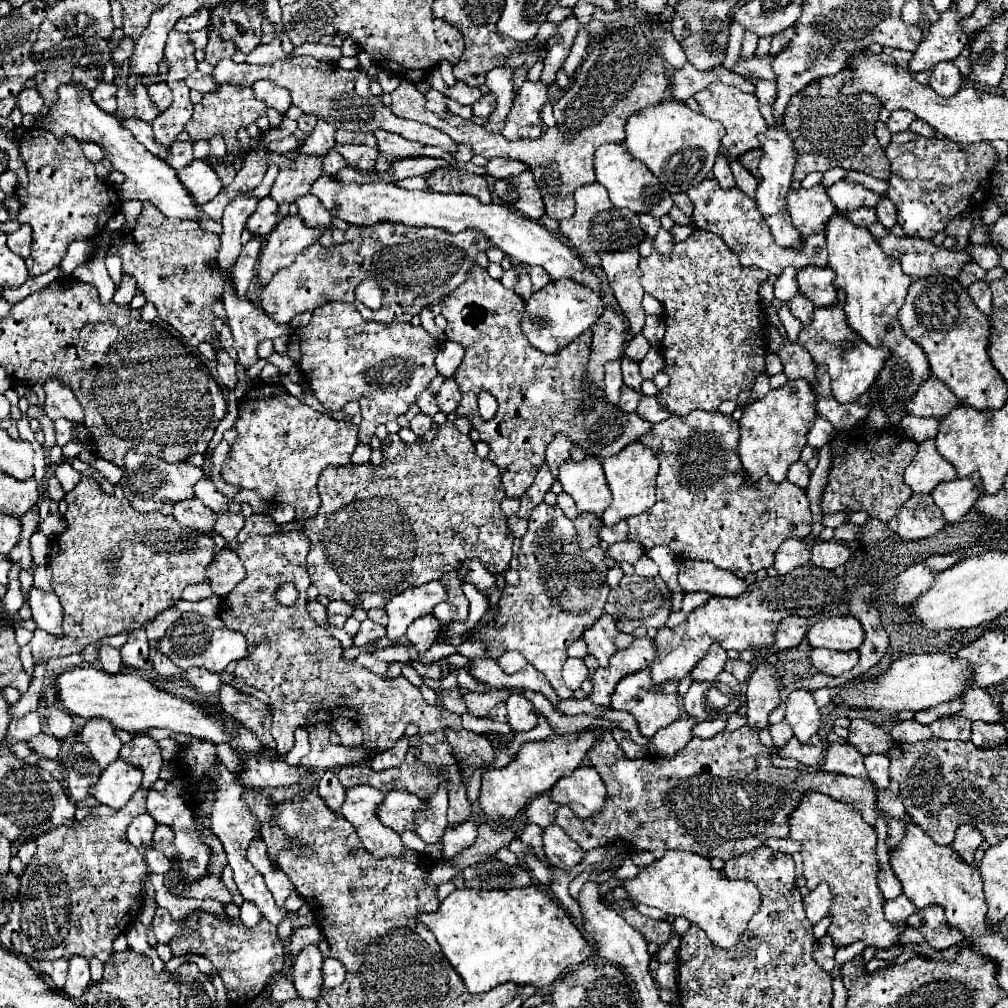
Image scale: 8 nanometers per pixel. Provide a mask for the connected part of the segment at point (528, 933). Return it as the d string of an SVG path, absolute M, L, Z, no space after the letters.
M536 887L526 889L456 889L450 893L434 913L418 915L418 921L424 923L436 937L442 947L444 957L462 977L466 989L472 993L484 993L502 983L534 985L544 987L556 981L566 969L584 963L592 955L592 947L584 941L578 927L570 921L566 911L546 893Z

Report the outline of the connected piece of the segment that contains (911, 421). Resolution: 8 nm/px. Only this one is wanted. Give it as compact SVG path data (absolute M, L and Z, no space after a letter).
M904 415L902 421L900 421L900 427L902 431L914 439L916 443L922 443L922 441L928 441L928 439L934 439L936 433L938 433L938 425L940 425L940 419L918 419L918 417L912 417L912 415Z

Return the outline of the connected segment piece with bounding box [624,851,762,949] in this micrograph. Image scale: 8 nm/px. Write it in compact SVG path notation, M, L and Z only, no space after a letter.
M666 851L662 861L640 869L640 875L624 885L634 903L658 907L664 913L686 917L690 923L706 931L708 939L722 947L732 949L740 935L746 931L748 921L760 909L760 891L752 881L728 879L722 871L710 867L710 859L688 851Z

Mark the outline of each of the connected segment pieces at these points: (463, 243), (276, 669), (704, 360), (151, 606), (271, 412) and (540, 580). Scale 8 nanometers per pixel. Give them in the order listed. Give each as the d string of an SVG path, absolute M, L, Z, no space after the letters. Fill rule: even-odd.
M382 223L378 227L348 227L344 243L322 247L314 243L306 247L290 267L284 267L262 289L260 305L276 323L290 323L304 311L314 311L326 301L354 303L354 289L360 281L376 277L384 287L384 303L378 311L360 309L366 321L376 323L408 323L420 309L440 303L450 291L466 281L476 253L488 251L490 243L482 243L474 231L446 235L446 231L410 231L410 227L394 227Z
M288 531L278 535L252 535L244 543L238 545L236 553L246 569L246 577L238 583L230 595L226 595L220 603L220 619L228 629L240 631L250 641L250 655L236 665L236 677L242 679L248 687L264 691L272 699L272 737L276 739L276 751L286 755L292 749L292 735L296 727L306 727L314 723L332 723L338 717L348 717L356 721L364 733L364 749L368 755L378 755L394 747L394 743L404 735L404 727L414 723L420 729L420 735L434 733L434 731L460 731L460 715L446 711L444 707L428 705L418 687L414 687L406 677L386 679L366 671L356 661L346 663L342 659L342 645L336 637L332 637L326 629L322 629L310 615L308 615L308 597L306 589L310 587L306 555L310 549L310 541L306 539L304 531ZM292 581L298 585L300 599L292 607L282 607L274 599L274 591L278 585Z
M696 229L686 241L676 243L668 255L652 253L640 259L640 269L644 291L664 305L666 335L662 355L670 385L658 393L658 403L672 415L688 415L694 409L718 411L722 401L736 399L738 393L750 391L756 377L766 369L766 343L762 337L762 321L766 315L758 301L758 287L766 281L768 273L756 267L742 267L738 257L718 235L702 229Z
M82 477L76 487L66 493L64 501L68 503L64 515L68 527L52 539L48 557L48 567L52 569L52 591L58 595L64 613L62 635L52 635L42 629L34 631L30 647L36 663L50 657L80 653L88 643L144 627L158 613L176 605L186 585L202 583L206 567L214 557L214 539L210 533L178 527L178 521L172 515L162 515L160 511L138 513L126 503L126 499L104 493L90 477Z
M256 385L252 387L238 405L238 419L234 423L238 433L234 445L230 447L228 459L222 467L222 479L226 483L238 485L242 489L256 489L262 499L270 503L288 503L296 509L296 519L304 521L318 513L318 477L330 465L346 465L350 463L350 455L358 445L358 427L348 421L338 421L328 415L322 415L308 405L304 405L298 397L290 395L282 385Z
M540 503L528 519L528 531L522 537L518 563L520 583L516 587L504 587L496 609L494 605L488 605L492 611L490 621L480 621L472 629L468 641L480 641L486 655L492 659L498 659L506 651L520 651L526 661L550 681L560 699L570 699L572 691L562 681L562 665L568 659L568 645L580 639L582 631L594 623L594 619L604 615L610 593L604 551L582 553L574 523L558 505Z

